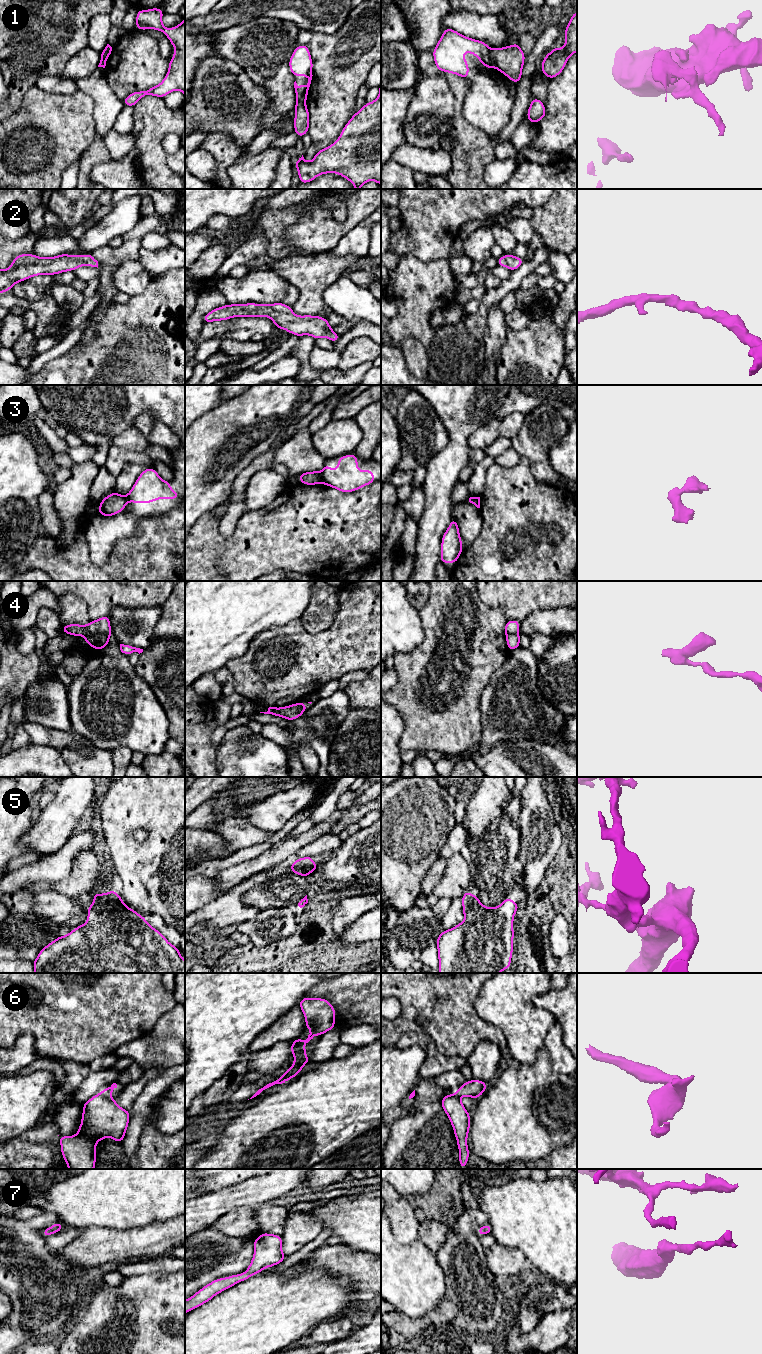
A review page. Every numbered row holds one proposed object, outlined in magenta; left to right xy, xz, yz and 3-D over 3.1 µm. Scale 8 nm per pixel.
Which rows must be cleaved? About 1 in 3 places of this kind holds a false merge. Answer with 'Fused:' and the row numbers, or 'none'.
Fused: 1, 3, 4, 6

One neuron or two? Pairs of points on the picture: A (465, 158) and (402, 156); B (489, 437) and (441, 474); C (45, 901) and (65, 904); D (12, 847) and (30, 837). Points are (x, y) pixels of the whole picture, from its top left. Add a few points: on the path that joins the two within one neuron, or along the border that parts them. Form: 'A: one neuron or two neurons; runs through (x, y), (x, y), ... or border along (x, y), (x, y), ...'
A: two neurons; border along (450, 153), (450, 171), (447, 176)
B: two neurons; border along (480, 426), (468, 438), (468, 447)
C: one neuron; runs through (50, 904), (60, 904)
D: two neurons; border along (32, 824), (18, 841), (29, 851)

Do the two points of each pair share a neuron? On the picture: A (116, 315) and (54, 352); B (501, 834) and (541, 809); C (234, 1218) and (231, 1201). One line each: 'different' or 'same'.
A: different
B: different
C: different

